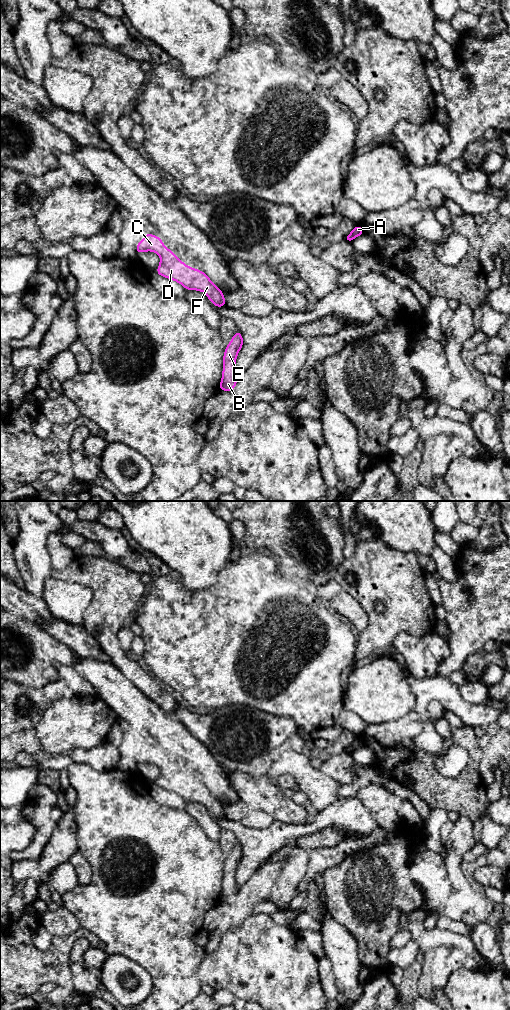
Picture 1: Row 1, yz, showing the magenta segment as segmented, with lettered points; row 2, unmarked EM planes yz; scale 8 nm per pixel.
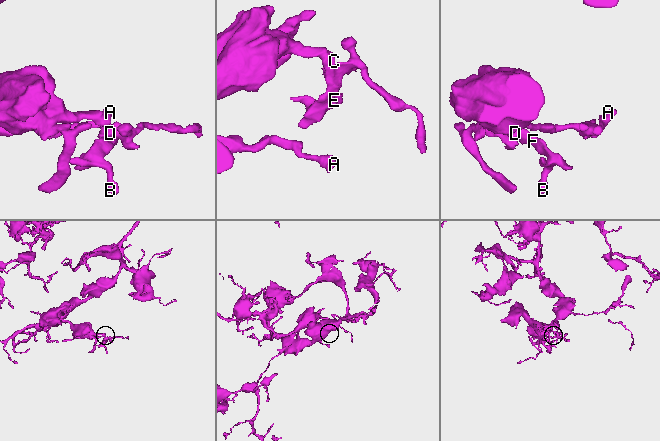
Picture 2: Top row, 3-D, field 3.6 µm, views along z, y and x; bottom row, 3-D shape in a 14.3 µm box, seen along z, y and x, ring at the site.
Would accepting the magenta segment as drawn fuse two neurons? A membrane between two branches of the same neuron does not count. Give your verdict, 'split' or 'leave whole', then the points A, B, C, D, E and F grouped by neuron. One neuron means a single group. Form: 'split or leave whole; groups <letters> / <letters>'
leave whole; groups A B C D E F

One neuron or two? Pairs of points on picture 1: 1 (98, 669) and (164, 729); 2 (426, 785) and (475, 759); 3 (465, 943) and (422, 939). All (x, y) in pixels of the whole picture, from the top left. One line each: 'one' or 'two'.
1: one
2: one
3: one

